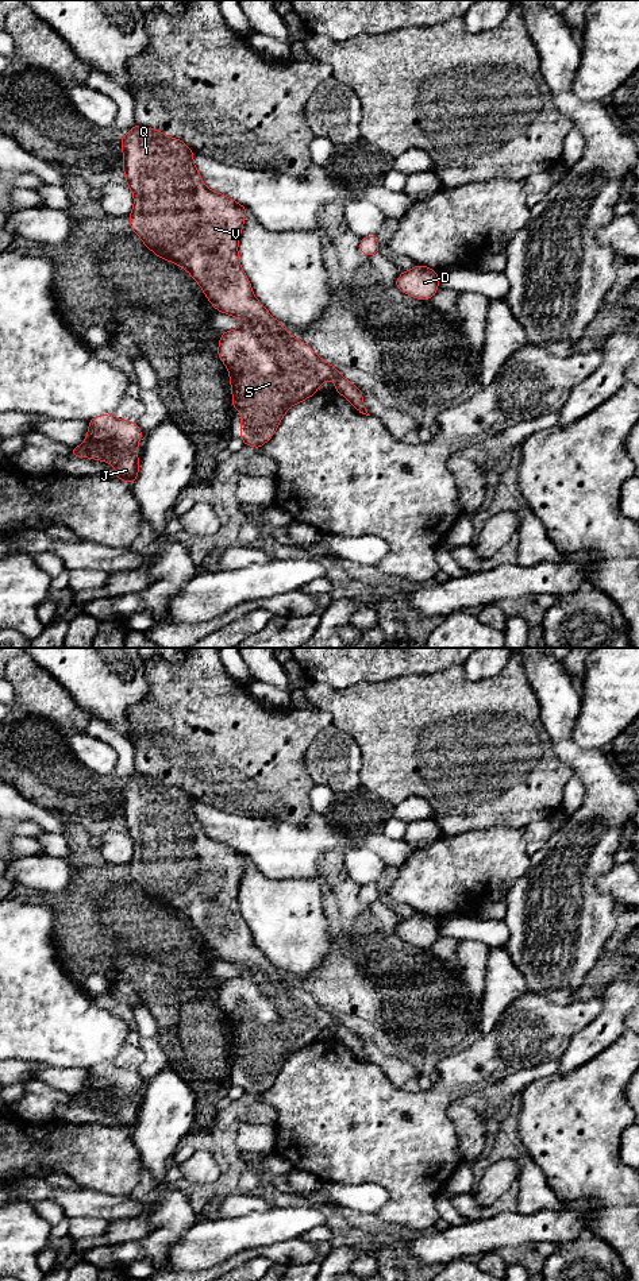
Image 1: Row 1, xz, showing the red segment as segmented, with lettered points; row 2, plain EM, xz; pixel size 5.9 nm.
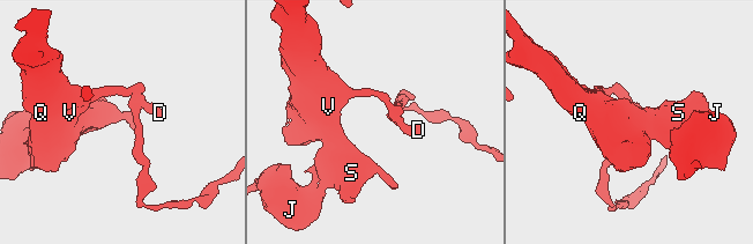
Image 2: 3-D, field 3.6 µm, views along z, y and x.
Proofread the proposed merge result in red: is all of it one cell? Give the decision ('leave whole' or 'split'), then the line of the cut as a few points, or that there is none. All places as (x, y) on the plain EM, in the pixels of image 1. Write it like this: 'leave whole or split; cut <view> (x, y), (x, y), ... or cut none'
leave whole; cut none

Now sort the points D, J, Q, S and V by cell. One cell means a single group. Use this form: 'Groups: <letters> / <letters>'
Groups: D J Q S V

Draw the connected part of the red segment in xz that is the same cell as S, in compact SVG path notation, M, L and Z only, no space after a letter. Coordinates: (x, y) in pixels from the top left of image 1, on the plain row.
M138 772L124 784L120 784L120 788L123 798L122 815L126 821L126 832L134 842L134 856L128 863L132 879L157 904L185 917L201 934L204 944L216 958L242 969L238 977L222 981L218 1003L230 1022L232 1060L235 1056L240 1058L240 1087L245 1093L259 1097L272 1087L286 1058L316 1042L319 1033L328 1027L335 1029L335 1039L347 1046L359 1061L370 1064L363 1052L362 1038L347 1029L331 1011L320 1007L307 991L288 981L282 972L253 942L253 935L242 918L238 903L238 891L247 856L204 833L193 811L192 796L182 788Z

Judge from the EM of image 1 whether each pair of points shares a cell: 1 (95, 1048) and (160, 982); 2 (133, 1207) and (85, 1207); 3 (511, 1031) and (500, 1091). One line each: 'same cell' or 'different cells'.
1: different cells
2: same cell
3: different cells

